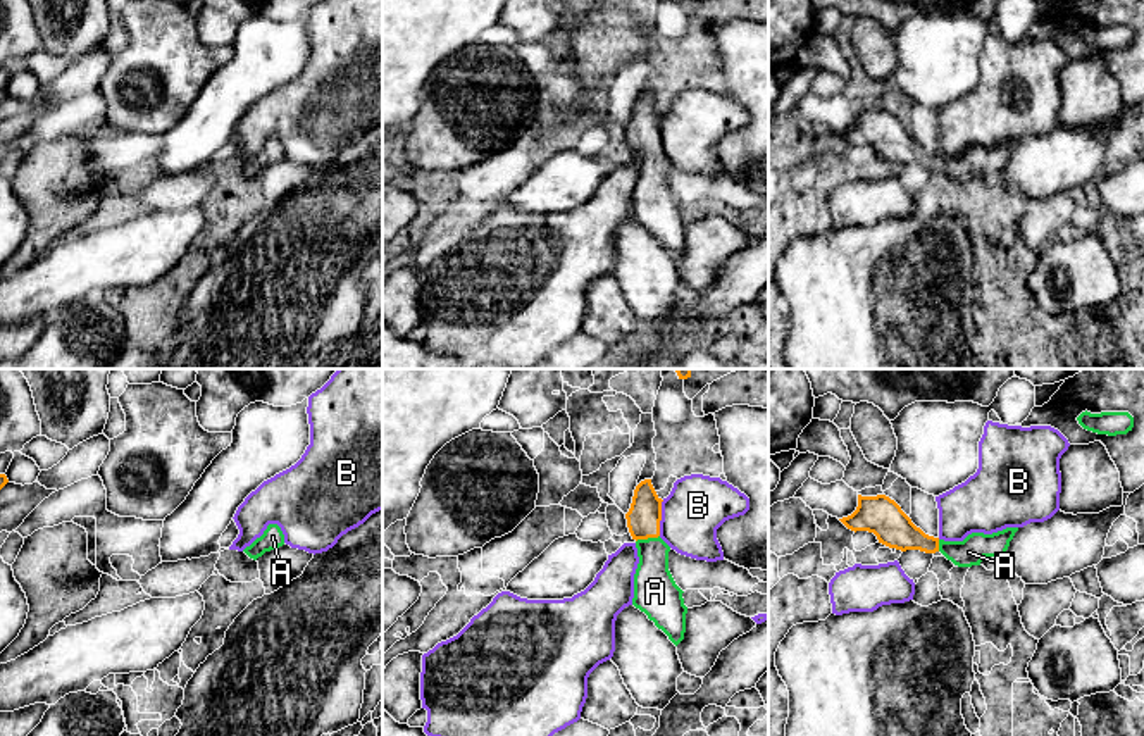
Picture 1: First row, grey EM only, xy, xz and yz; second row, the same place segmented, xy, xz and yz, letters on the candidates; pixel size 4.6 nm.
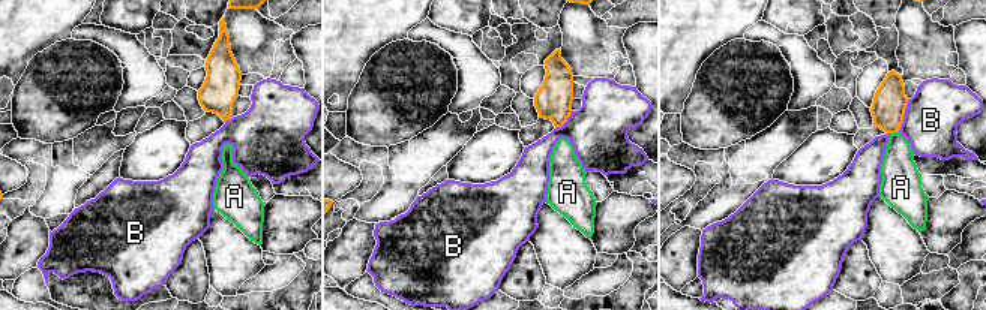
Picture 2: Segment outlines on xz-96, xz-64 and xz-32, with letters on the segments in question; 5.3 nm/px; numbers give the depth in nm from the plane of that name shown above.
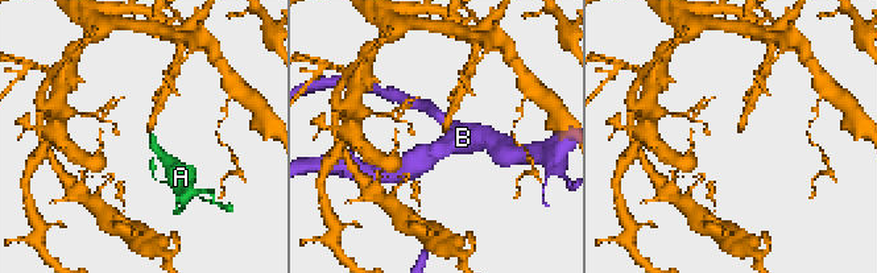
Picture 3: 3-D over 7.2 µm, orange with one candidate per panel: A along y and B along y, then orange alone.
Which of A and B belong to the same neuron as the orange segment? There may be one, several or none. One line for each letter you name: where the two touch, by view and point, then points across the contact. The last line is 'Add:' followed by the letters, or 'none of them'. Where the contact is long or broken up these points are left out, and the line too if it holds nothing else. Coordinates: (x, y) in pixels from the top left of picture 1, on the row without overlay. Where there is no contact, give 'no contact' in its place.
A: contact xz (646, 152); way xz (643, 133), (646, 152), (653, 166), (655, 204)
Add: A

